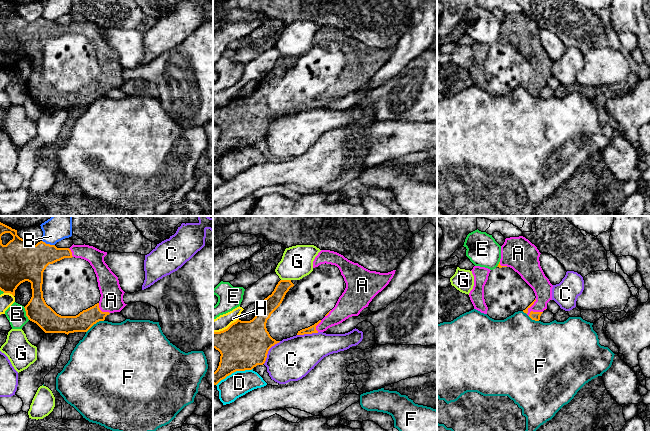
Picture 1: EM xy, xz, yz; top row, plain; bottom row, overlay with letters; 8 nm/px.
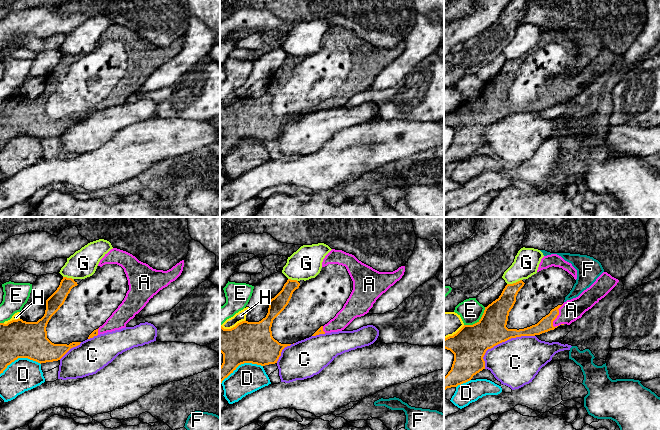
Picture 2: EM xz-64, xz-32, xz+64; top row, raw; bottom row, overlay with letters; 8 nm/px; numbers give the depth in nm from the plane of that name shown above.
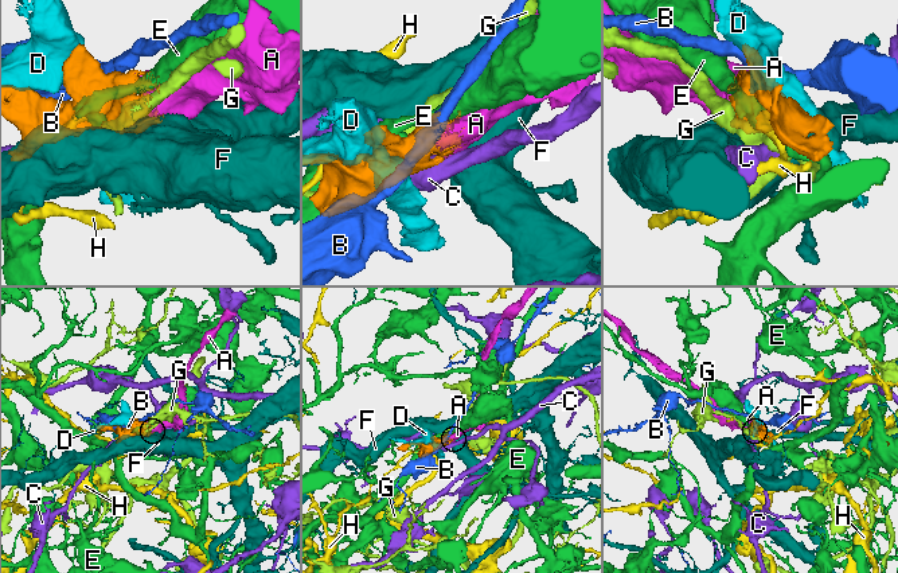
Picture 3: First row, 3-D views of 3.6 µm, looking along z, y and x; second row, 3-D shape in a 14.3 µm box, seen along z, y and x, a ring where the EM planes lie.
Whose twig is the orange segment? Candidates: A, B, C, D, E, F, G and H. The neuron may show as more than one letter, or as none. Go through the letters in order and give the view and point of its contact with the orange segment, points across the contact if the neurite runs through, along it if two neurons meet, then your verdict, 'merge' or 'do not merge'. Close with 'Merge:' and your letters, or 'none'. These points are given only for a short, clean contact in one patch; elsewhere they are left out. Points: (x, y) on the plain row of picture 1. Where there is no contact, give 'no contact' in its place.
A: meets orange in xy at (101, 87); merge
B: meets orange in xy at (48, 20); border along xy (42, 16), (54, 21); do not merge
C: meets orange in xz at (268, 126); do not merge
D: meets orange in xz at (234, 147); do not merge
E: meets orange in xy at (26, 89); do not merge
F: meets orange in xy at (94, 99); do not merge
G: meets orange in xz at (286, 56); do not merge
H: meets orange in xy at (9, 68); do not merge
Merge: A

